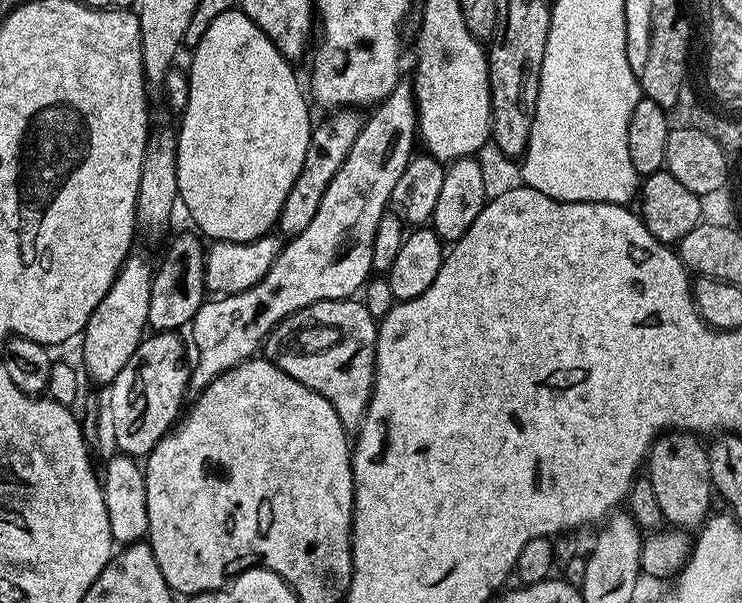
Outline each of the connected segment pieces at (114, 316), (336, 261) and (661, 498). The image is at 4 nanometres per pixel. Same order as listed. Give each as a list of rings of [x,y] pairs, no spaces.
[[[129,255],[120,273],[114,278],[112,288],[98,302],[94,314],[89,318],[83,334],[85,338],[85,354],[82,368],[89,372],[103,386],[111,385],[112,379],[130,362],[130,354],[138,350],[140,341],[146,335],[148,315],[150,314],[150,290],[152,289],[153,261],[144,256]]]
[[[401,82],[397,84],[396,89],[391,92],[385,100],[381,100],[379,104],[371,109],[372,117],[369,115],[364,121],[362,130],[358,134],[358,138],[354,138],[354,146],[350,146],[350,154],[346,154],[346,162],[342,162],[342,166],[338,170],[338,174],[334,174],[334,178],[330,178],[330,186],[326,186],[326,194],[322,194],[322,202],[318,202],[318,210],[314,213],[314,218],[310,221],[310,226],[306,226],[306,230],[302,230],[302,234],[291,237],[285,243],[283,250],[278,254],[278,258],[270,266],[270,270],[258,281],[254,286],[250,286],[250,290],[242,290],[233,296],[220,296],[219,298],[205,299],[204,304],[198,310],[198,314],[194,314],[190,331],[192,331],[192,344],[187,349],[186,356],[190,364],[188,373],[188,391],[193,397],[198,397],[206,390],[206,386],[210,386],[210,382],[214,382],[214,378],[218,378],[226,370],[230,370],[234,366],[238,366],[244,360],[253,359],[261,351],[264,340],[270,333],[276,329],[276,325],[281,324],[290,314],[294,314],[298,310],[302,310],[306,306],[310,306],[314,302],[322,302],[323,300],[347,300],[355,297],[357,293],[363,289],[373,275],[372,270],[372,247],[374,246],[374,238],[378,230],[378,222],[386,215],[386,209],[389,207],[394,185],[398,183],[398,178],[402,178],[402,170],[406,170],[406,166],[411,162],[414,155],[414,149],[418,144],[418,129],[416,126],[416,102],[414,92],[411,87],[406,86],[407,83]]]
[[[669,430],[652,441],[646,457],[646,475],[654,486],[654,495],[658,497],[658,506],[662,506],[665,521],[681,530],[699,529],[714,501],[708,450],[696,440],[699,439],[691,432]]]

